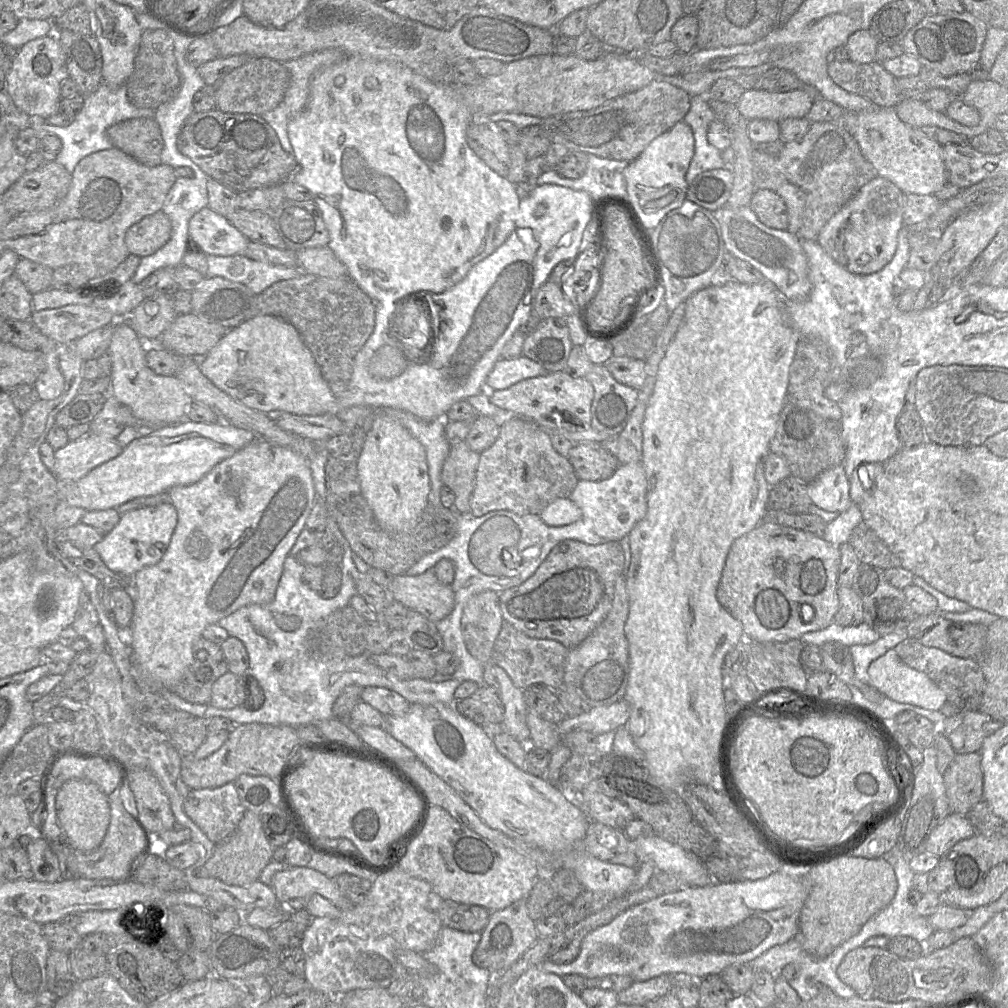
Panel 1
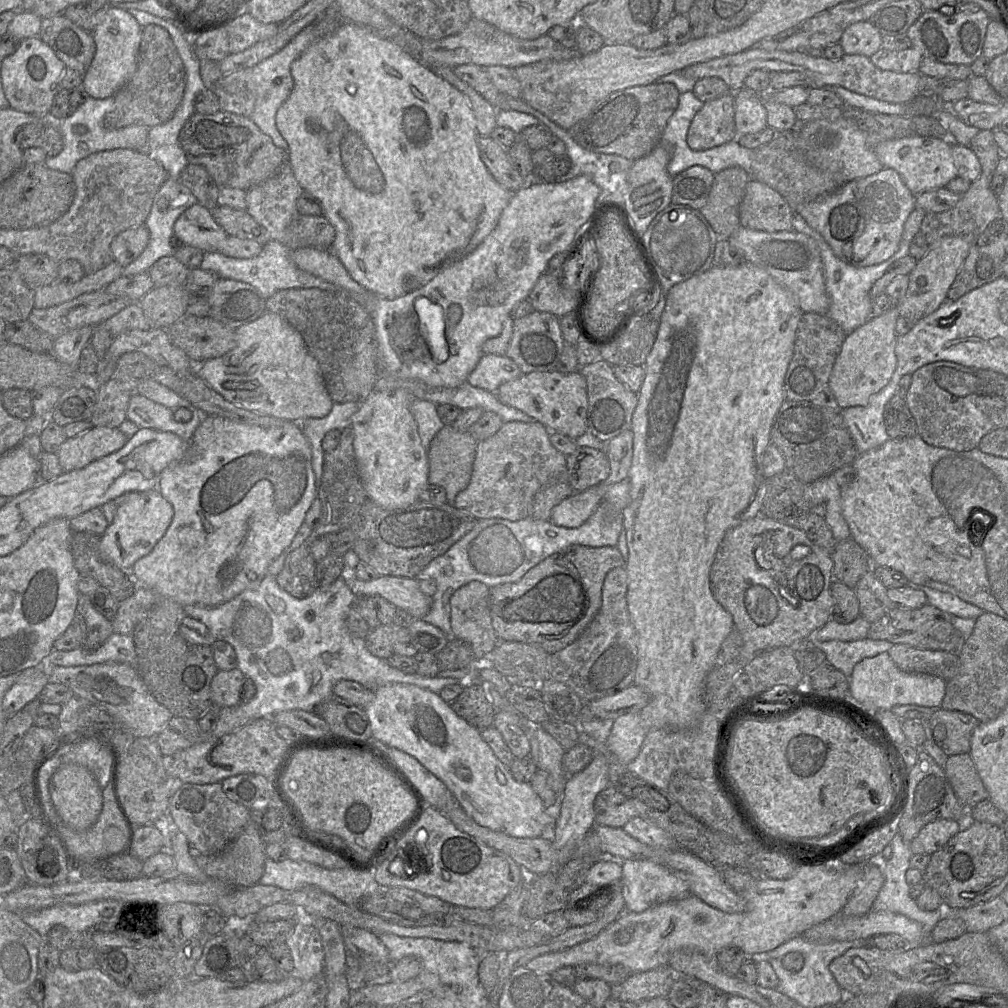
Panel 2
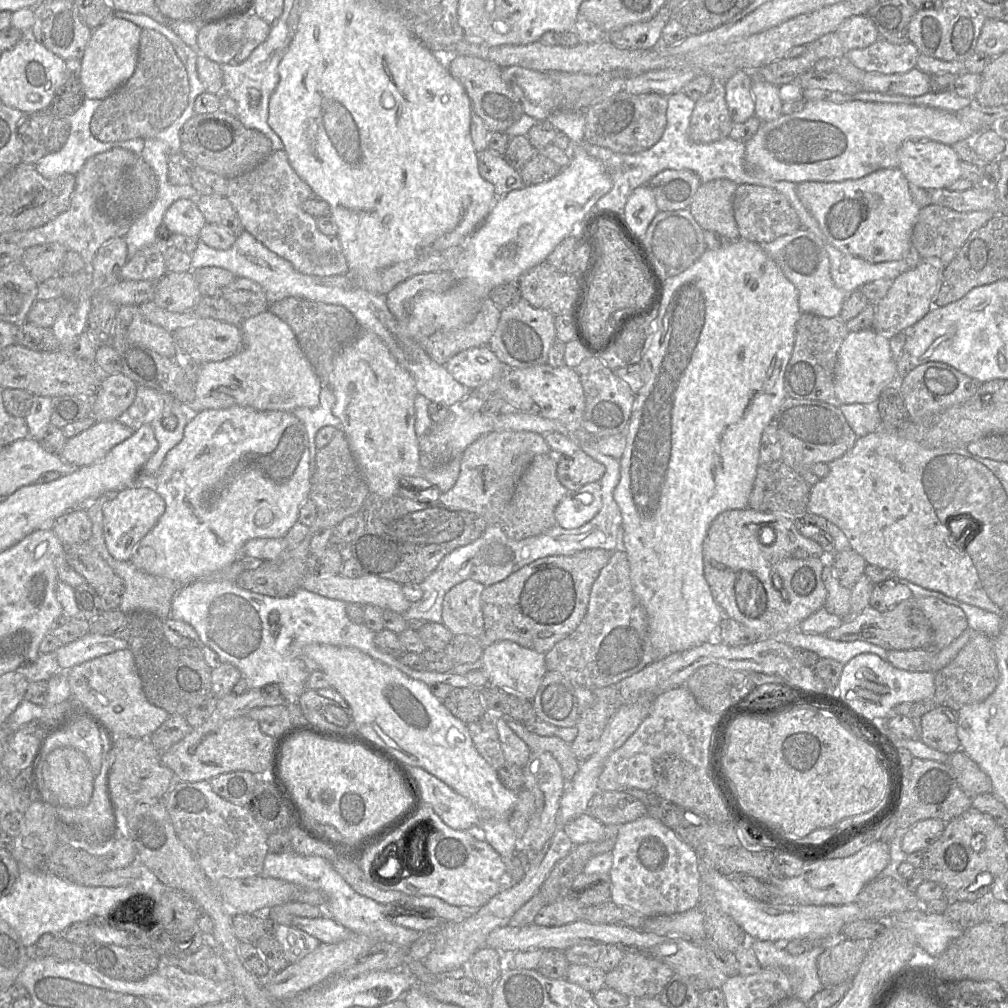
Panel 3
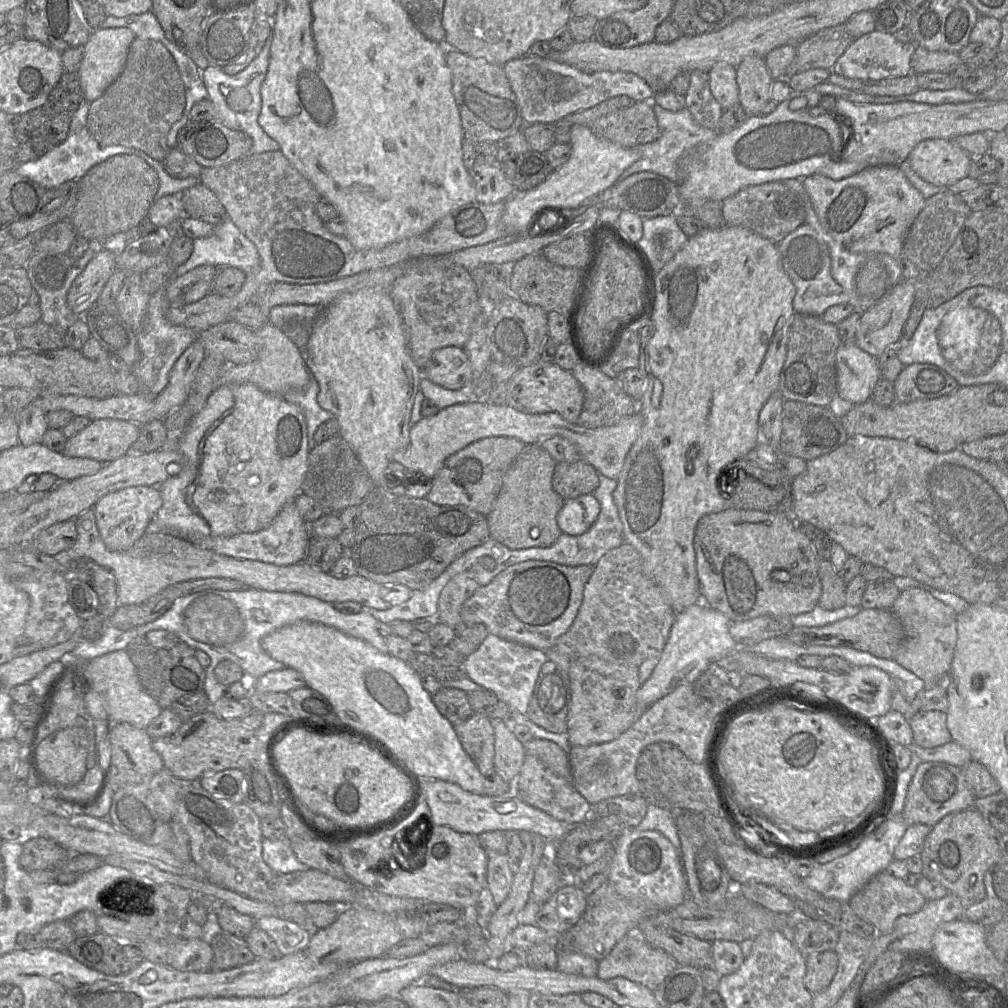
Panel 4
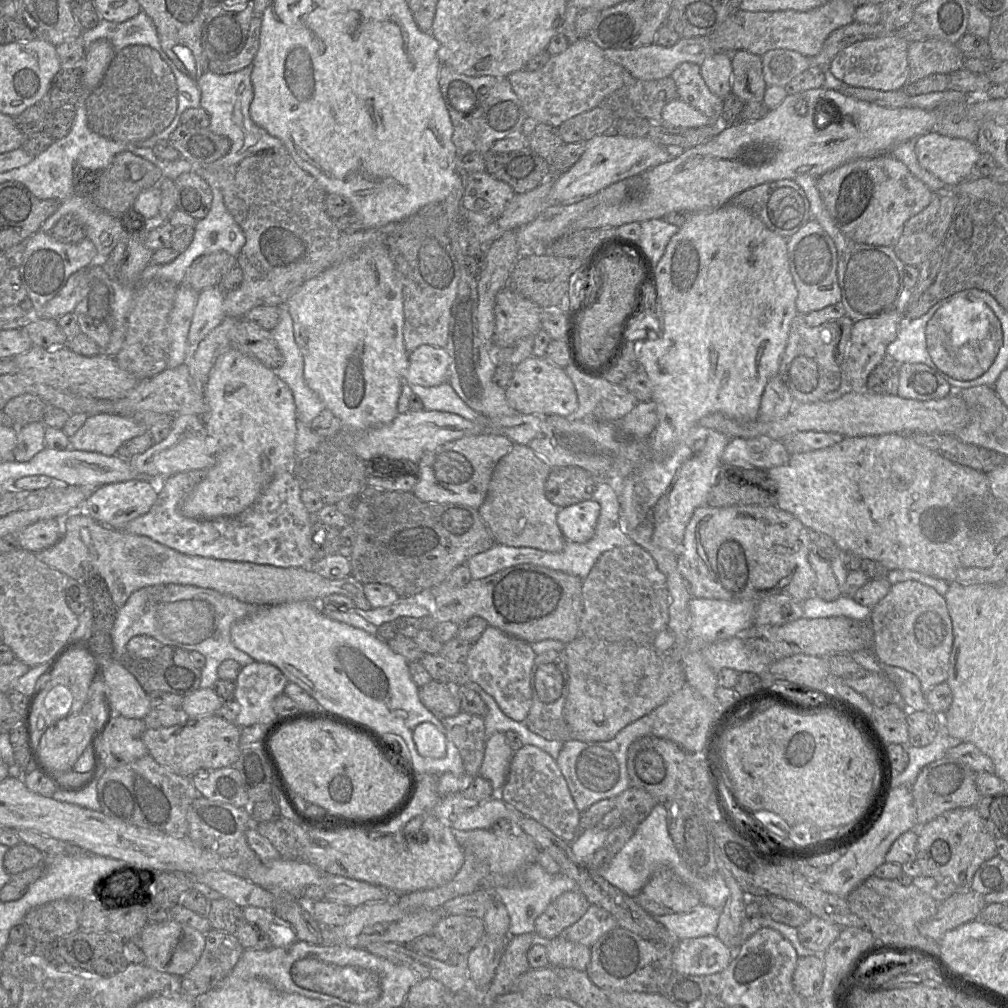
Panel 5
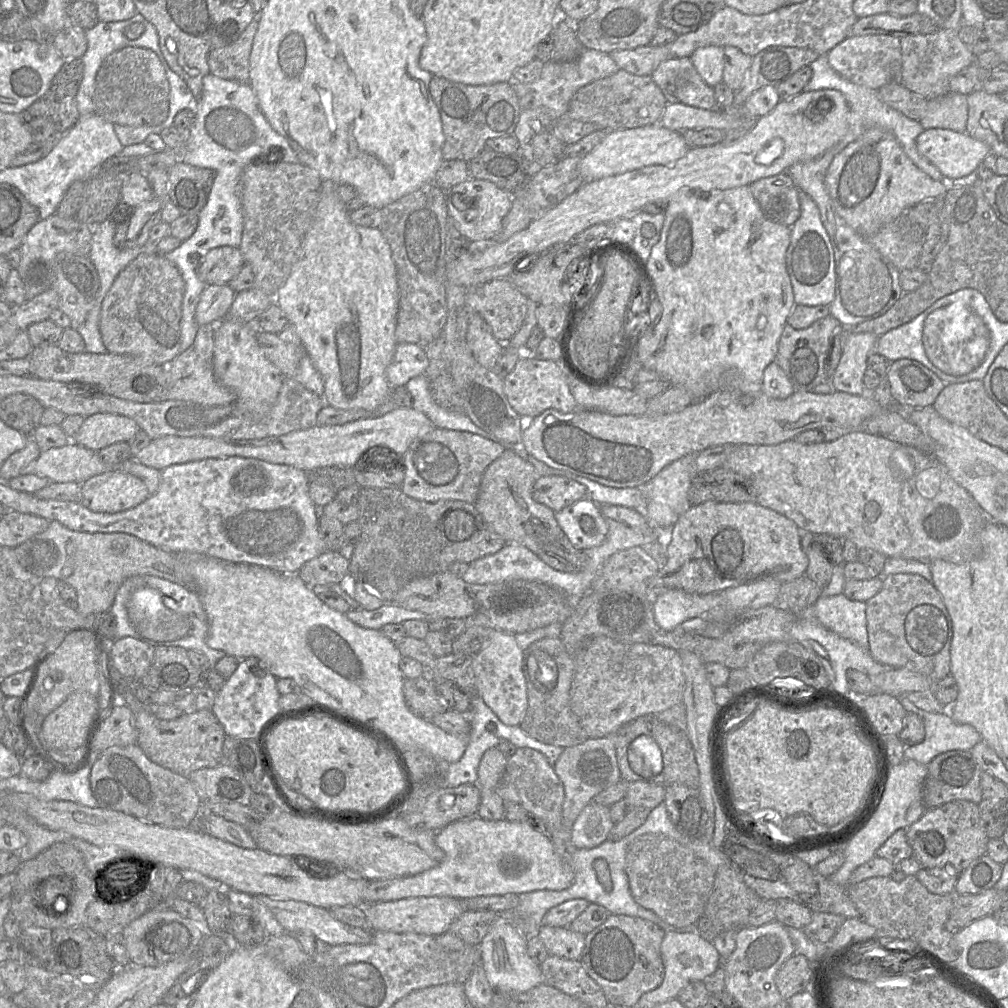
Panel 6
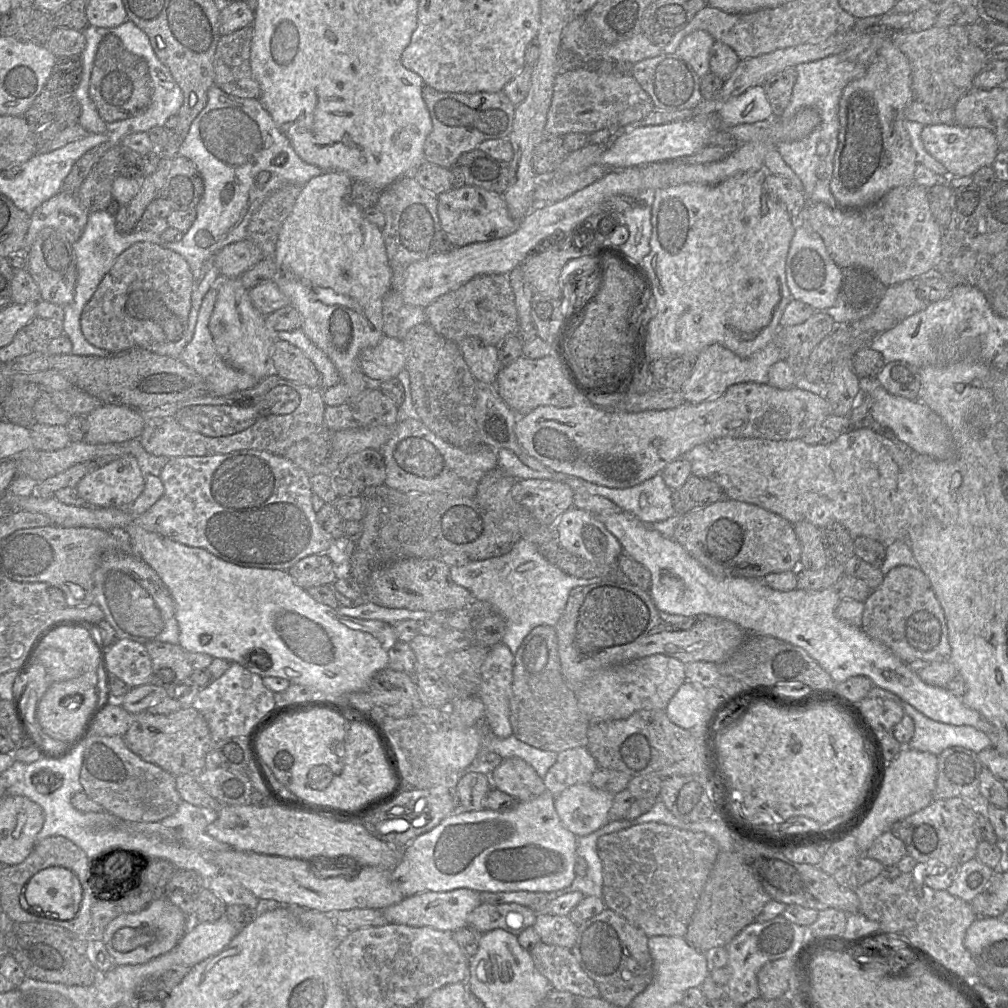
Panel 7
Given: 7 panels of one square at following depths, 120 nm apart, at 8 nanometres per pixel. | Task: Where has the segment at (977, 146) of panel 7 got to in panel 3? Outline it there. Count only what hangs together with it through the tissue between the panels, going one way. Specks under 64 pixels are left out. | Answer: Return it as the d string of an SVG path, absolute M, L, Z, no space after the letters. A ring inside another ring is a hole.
M905 141L898 150L899 169L908 182L925 190L948 188L962 178L960 159L952 146L935 141Z

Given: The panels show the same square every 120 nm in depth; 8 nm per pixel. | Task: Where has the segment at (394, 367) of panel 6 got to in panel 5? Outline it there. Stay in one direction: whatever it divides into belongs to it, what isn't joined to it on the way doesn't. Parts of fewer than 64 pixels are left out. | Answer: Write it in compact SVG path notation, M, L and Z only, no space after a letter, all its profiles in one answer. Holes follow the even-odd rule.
M422 345L409 353L408 385L437 386L447 382L450 357L445 348Z

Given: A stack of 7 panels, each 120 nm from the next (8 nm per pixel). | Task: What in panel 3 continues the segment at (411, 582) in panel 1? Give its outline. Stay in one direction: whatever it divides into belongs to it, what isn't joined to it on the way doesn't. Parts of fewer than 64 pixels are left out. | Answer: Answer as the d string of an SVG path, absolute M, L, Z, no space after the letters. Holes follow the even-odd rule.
M307 573L303 578L301 588L329 599L340 600L345 603L356 603L362 606L373 605L381 610L388 609L401 615L412 605L404 596L401 584L368 574L358 578L347 578L340 573L330 576Z

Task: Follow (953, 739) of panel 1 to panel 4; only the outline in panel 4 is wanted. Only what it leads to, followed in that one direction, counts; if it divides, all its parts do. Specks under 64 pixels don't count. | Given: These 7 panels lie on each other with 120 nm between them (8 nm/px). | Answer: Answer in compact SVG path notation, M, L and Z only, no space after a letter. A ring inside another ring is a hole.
M919 710L909 720L913 743L922 748L934 748L952 741L947 728L947 714L937 710Z

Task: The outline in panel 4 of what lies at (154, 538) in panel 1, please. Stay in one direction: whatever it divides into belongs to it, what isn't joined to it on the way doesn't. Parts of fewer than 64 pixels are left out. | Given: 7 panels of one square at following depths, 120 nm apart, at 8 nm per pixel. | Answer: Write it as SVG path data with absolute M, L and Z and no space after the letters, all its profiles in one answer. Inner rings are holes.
M160 484L127 487L104 495L94 504L98 531L108 549L128 550L148 530L149 524L163 504L159 486Z

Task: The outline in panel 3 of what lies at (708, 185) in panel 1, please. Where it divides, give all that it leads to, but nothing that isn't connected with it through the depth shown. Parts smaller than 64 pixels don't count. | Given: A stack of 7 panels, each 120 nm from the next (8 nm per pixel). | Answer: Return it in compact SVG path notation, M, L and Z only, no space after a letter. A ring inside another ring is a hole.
M663 170L650 181L659 211L689 209L702 181L693 171Z

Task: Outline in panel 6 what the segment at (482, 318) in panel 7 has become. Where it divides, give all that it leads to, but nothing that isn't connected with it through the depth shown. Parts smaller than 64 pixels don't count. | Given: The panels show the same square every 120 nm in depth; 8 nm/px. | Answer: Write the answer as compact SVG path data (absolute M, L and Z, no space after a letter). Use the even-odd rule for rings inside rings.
M494 279L466 293L467 306L488 323L502 344L508 343L521 328L527 302L528 298L508 279Z

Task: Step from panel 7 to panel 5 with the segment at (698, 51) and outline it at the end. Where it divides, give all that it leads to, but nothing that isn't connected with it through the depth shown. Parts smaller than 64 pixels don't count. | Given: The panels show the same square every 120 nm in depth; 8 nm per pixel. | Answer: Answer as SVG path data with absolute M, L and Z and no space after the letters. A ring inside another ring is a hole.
M714 53L699 66L700 74L709 90L723 99L731 93L731 54Z

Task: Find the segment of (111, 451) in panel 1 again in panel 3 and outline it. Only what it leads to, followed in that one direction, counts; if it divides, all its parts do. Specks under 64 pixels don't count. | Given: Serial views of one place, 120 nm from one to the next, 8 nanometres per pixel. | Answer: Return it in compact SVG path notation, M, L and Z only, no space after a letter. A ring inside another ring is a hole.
M119 420L97 422L67 439L60 456L78 468L89 466L103 459L116 445L131 437L134 431Z

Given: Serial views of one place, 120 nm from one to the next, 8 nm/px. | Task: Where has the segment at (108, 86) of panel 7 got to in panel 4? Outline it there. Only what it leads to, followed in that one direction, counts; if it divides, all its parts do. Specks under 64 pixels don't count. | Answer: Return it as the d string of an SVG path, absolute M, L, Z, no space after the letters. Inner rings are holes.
M135 38L125 66L102 96L90 103L87 128L102 146L121 145L141 150L163 162L169 150L167 135L184 112L186 93L177 64L160 42Z

